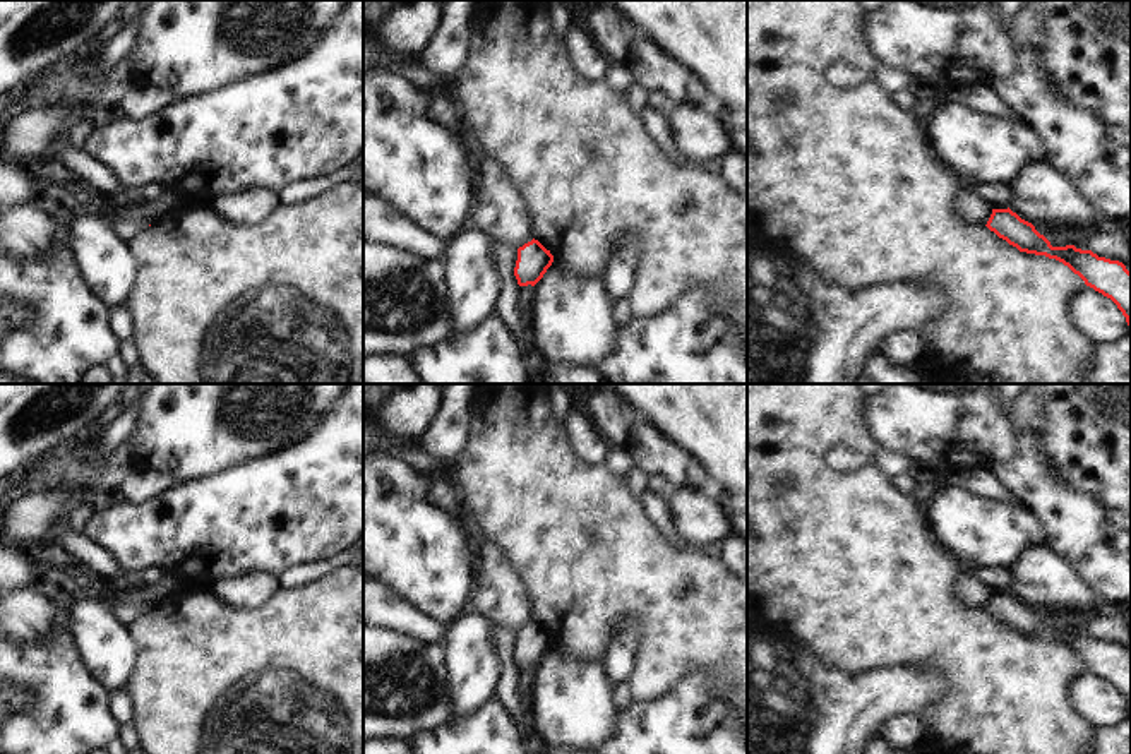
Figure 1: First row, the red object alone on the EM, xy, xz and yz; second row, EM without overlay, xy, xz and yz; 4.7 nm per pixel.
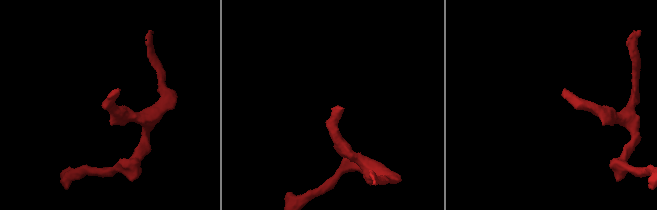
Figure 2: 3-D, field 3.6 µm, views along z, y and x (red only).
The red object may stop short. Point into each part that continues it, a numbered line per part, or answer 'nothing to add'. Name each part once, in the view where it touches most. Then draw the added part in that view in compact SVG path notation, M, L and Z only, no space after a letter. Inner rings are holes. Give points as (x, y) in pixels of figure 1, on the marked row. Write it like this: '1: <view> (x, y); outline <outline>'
nothing to add

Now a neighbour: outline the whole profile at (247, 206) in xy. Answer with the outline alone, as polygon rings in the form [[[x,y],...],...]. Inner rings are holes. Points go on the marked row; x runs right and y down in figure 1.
[[[252,185],[212,199],[212,206],[224,219],[238,226],[252,226],[279,206],[279,199],[259,185]]]

